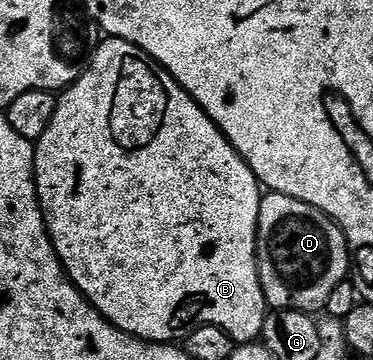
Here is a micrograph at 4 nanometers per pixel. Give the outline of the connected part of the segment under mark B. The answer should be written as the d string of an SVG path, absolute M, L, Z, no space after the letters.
M109 37L105 39L105 42L101 46L99 45L92 50L92 53L94 51L93 58L91 58L91 53L87 64L82 68L80 77L58 96L55 115L51 119L51 124L47 126L47 131L43 131L41 138L35 142L33 150L33 178L37 184L37 200L41 202L41 213L45 216L45 226L49 232L51 243L57 252L57 258L61 260L62 269L65 270L65 273L69 276L69 280L77 286L78 291L82 293L86 301L94 309L98 309L116 329L130 333L132 337L138 337L140 341L150 343L177 343L188 337L190 333L193 333L198 325L210 325L211 327L219 327L235 343L256 342L263 331L263 323L265 322L265 314L267 312L263 287L259 279L259 267L257 266L257 224L259 223L259 207L261 206L263 196L261 182L257 180L257 177L251 171L251 167L246 161L237 154L235 147L221 134L219 126L203 111L203 107L199 107L199 103L195 103L195 99L191 99L189 92L158 61L148 57L138 45L132 45L118 37Z

